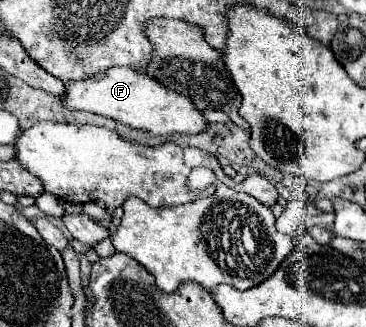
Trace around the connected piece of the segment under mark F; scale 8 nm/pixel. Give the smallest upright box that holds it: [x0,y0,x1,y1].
[63,67,209,135]

